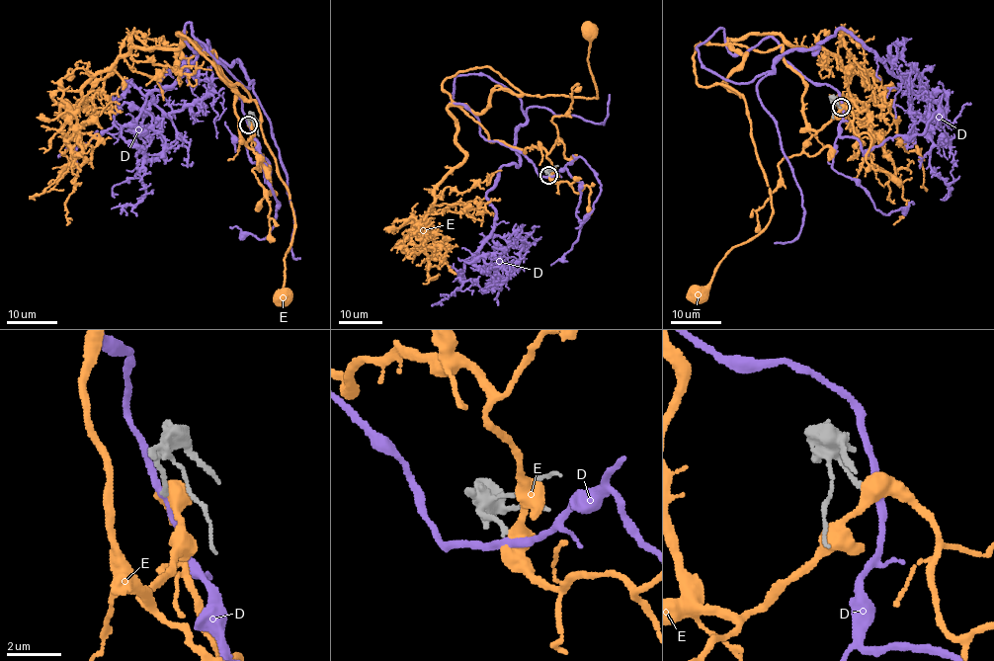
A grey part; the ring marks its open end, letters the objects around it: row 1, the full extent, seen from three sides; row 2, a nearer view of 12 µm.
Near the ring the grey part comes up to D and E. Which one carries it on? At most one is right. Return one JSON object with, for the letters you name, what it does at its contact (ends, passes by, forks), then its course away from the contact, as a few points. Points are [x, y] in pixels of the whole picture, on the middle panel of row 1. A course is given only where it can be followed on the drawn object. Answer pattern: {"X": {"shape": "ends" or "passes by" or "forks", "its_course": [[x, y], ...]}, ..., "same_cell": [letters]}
{"same_cell": []}

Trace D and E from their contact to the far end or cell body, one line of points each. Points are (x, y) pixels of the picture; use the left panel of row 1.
D: (249, 124), (187, 23), (252, 81), (195, 40), (132, 130), (144, 197), (112, 208)
E: (250, 124), (244, 144), (237, 91), (184, 31), (82, 89), (93, 111), (42, 190)

